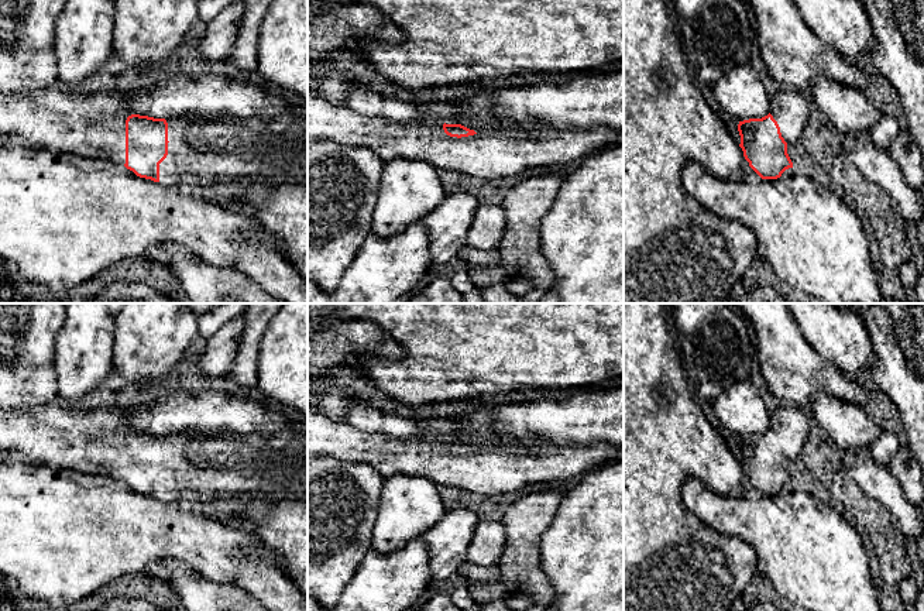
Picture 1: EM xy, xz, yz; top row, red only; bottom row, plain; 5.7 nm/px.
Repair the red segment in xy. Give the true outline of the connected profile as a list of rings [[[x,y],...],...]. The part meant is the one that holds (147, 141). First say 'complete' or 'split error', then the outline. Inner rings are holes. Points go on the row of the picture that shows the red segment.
split error | [[[47,86],[42,89],[31,89],[24,92],[0,92],[0,135],[7,137],[11,144],[21,147],[39,147],[47,148],[49,151],[71,152],[79,157],[114,162],[133,171],[140,178],[151,179],[164,186],[178,186],[181,182],[189,185],[212,185],[217,182],[240,182],[243,185],[250,182],[262,182],[267,185],[278,185],[285,182],[308,183],[308,119],[292,114],[286,114],[285,117],[276,117],[272,120],[261,117],[238,120],[229,116],[182,116],[154,119],[148,116],[131,114],[124,107],[124,95],[120,90],[96,90],[90,93],[75,93],[71,90]]]

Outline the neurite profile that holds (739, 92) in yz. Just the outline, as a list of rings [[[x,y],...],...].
[[[752,65],[728,71],[712,85],[712,93],[722,110],[739,121],[770,113],[770,95]]]

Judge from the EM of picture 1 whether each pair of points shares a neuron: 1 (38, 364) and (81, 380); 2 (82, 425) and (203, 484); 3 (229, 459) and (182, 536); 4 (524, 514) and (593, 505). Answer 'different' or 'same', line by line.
1: different
2: same
3: different
4: different

